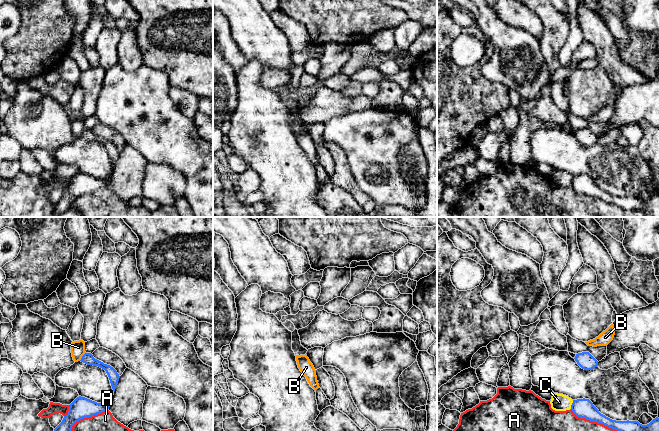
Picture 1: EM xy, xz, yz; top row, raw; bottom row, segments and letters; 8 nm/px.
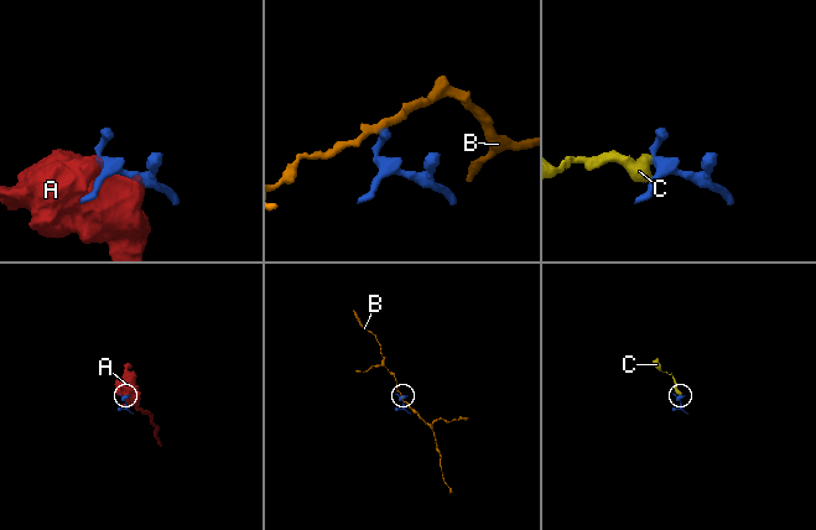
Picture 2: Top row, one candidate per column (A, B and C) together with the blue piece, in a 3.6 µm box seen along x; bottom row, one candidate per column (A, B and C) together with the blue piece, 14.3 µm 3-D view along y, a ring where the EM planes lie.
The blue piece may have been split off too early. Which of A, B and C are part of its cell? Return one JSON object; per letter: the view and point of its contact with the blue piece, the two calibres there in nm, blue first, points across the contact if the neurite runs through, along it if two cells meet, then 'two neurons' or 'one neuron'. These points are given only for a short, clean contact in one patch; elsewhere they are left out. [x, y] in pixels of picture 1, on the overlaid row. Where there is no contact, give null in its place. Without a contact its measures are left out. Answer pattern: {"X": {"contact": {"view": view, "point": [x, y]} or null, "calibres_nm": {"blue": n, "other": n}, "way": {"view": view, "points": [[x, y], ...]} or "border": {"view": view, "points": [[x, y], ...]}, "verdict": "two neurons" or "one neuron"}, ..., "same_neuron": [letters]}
{"A": {"contact": {"view": "yz", "point": [594, 421]}, "calibres_nm": {"blue": 160, "other": 160}, "verdict": "two neurons"}, "B": {"contact": {"view": "xy", "point": [82, 356]}, "calibres_nm": {"blue": 90, "other": 110}, "border": {"view": "xy", "points": [[85, 352], [79, 360]]}, "verdict": "two neurons"}, "C": {"contact": {"view": "yz", "point": [572, 404]}, "calibres_nm": {"blue": 160, "other": 140}, "border": {"view": "yz", "points": [[573, 400], [570, 408]]}, "verdict": "two neurons"}, "same_neuron": []}

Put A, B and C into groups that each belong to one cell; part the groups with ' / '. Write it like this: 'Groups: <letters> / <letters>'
Groups: A / B / C

